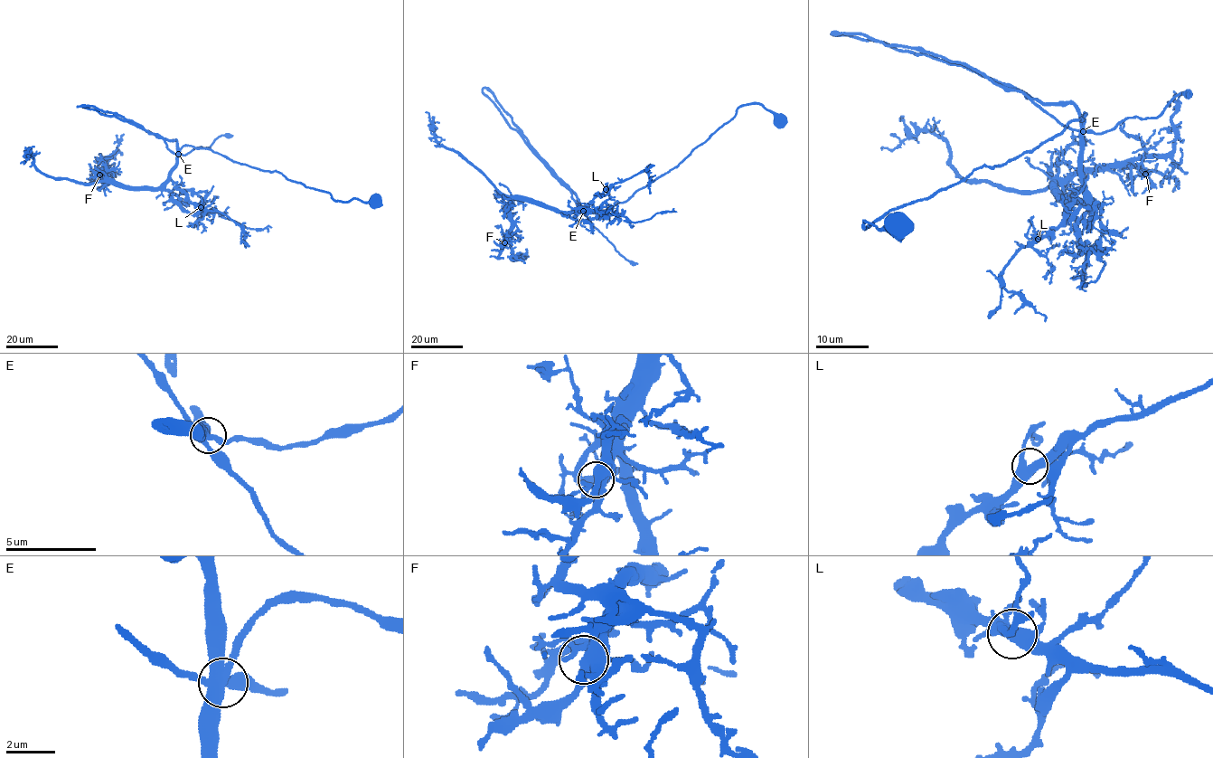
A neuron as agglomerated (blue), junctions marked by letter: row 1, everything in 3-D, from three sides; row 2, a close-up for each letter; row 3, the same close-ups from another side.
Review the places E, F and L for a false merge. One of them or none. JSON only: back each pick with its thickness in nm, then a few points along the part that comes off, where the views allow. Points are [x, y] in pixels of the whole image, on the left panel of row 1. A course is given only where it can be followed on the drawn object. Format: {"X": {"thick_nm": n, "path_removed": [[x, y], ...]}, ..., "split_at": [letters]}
{"split_at": []}

